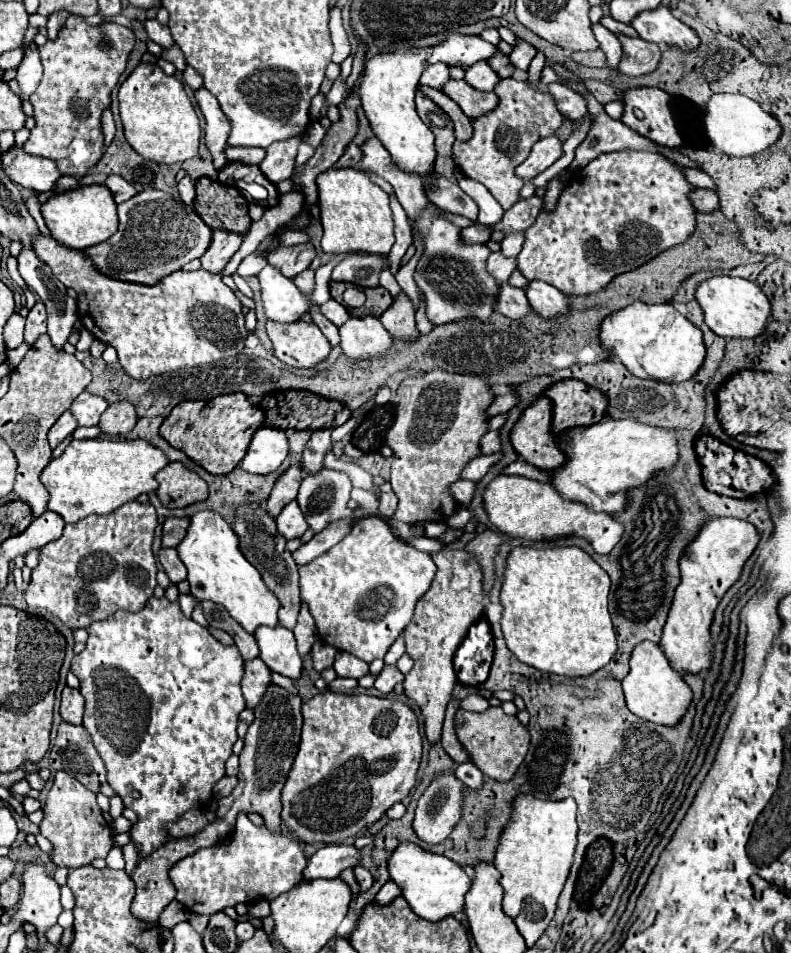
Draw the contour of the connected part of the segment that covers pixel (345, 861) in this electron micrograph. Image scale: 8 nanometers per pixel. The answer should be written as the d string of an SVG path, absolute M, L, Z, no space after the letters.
M340 843L332 847L322 847L308 861L308 867L302 873L302 881L314 881L320 877L336 879L346 867L356 867L358 857L358 849L352 845Z

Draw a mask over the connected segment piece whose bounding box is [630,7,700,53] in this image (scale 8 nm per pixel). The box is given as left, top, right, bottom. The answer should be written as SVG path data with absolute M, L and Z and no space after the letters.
M658 7L656 11L644 11L630 23L638 37L652 43L666 43L668 47L678 47L680 51L688 53L700 45L698 35L676 19L668 7Z

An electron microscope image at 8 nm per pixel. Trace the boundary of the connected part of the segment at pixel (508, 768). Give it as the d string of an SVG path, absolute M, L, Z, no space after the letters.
M488 707L482 713L458 709L454 717L454 731L468 751L472 763L488 777L496 781L510 781L526 757L530 745L528 729L518 721L516 715L506 715L500 707Z

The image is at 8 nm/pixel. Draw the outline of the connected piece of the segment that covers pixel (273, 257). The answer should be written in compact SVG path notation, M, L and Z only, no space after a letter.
M302 243L302 245L292 245L292 247L280 245L276 251L270 251L266 255L266 261L268 265L276 267L284 277L294 277L302 273L304 269L308 269L314 255L316 251L312 243Z

